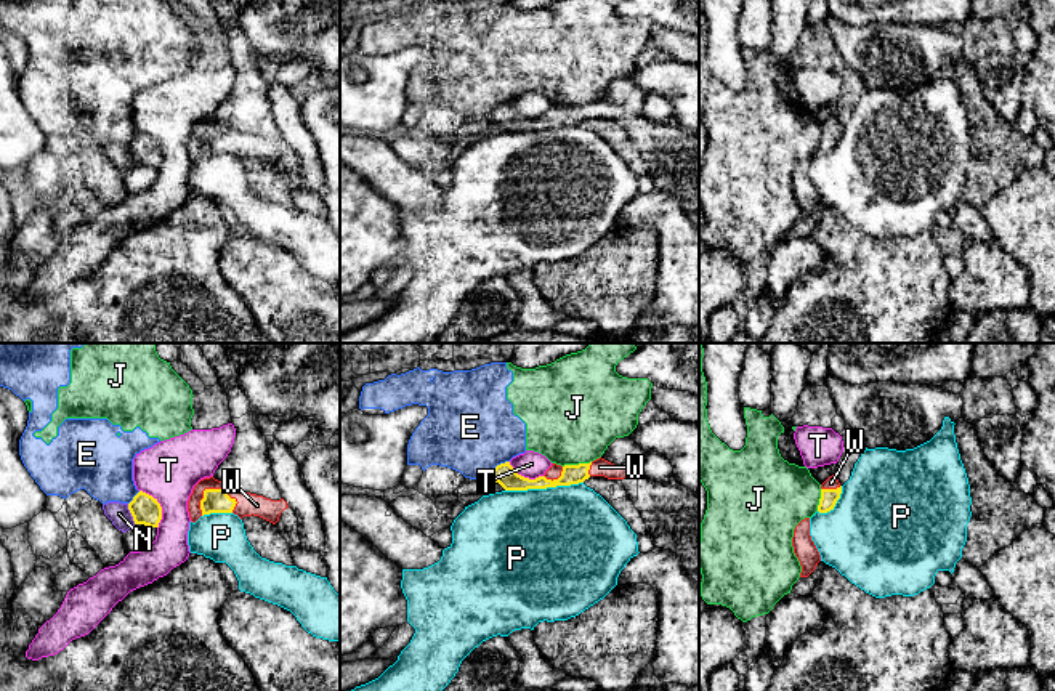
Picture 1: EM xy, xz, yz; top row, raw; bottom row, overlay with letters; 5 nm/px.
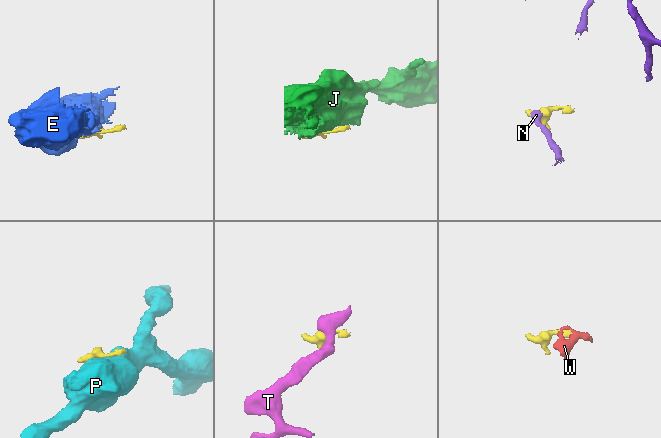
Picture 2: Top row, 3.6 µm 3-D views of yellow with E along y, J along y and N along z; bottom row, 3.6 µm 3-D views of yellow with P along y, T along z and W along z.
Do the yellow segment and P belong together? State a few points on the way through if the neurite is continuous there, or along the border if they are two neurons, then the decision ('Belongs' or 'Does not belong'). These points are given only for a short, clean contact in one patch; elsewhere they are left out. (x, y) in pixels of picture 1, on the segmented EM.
Does not belong

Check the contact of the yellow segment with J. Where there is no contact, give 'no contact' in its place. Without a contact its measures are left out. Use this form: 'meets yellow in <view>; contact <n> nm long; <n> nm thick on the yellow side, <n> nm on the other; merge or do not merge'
meets yellow in xz; contact 150 nm long; 100 nm thick on the yellow side, 480 nm on the other; do not merge

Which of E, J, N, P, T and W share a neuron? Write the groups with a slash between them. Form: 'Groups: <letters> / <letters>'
Groups: E J / N / P / T / W

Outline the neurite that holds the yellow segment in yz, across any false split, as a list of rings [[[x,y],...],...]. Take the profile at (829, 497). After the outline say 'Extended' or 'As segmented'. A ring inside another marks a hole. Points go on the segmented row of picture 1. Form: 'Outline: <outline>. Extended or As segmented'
Outline: [[[832,475],[821,484],[821,499],[818,505],[819,513],[827,513],[834,510],[837,500],[840,499],[842,486],[839,479]]]. Extended

